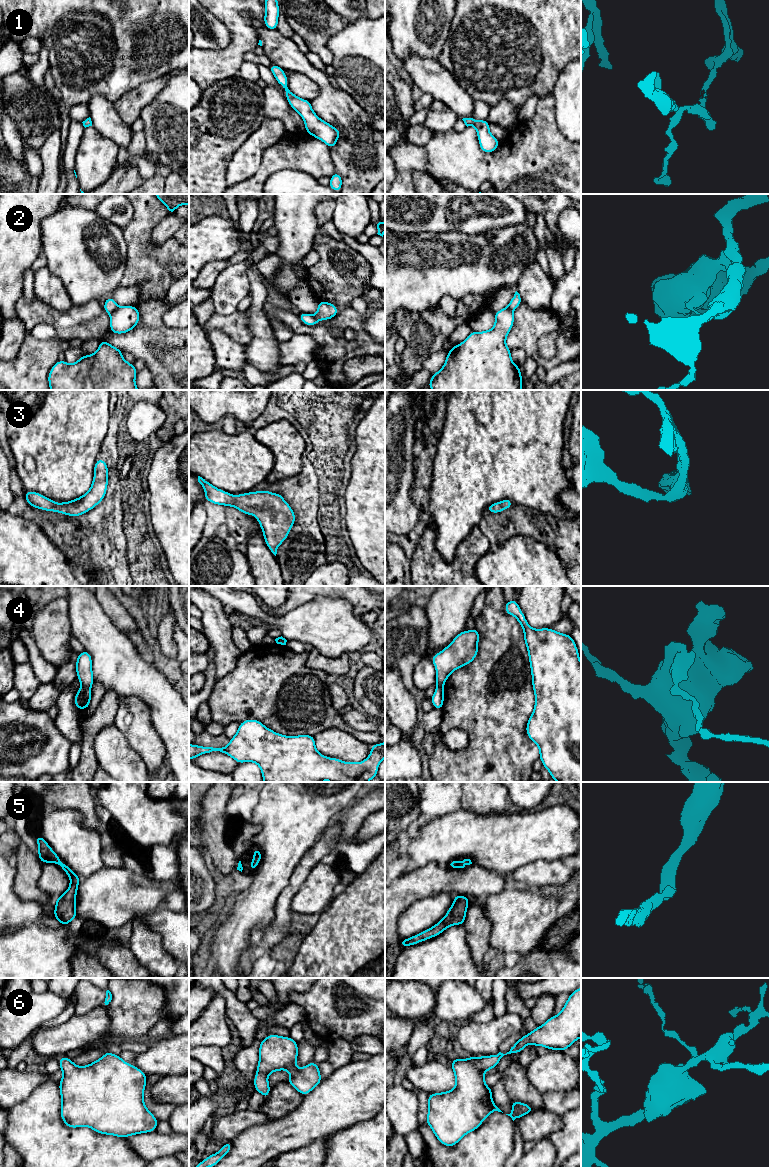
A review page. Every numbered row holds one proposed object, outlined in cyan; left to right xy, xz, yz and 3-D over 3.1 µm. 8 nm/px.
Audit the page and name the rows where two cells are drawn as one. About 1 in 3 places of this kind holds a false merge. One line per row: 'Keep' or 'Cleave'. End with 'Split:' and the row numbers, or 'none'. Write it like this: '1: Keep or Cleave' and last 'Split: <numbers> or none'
1: Keep
2: Cleave
3: Keep
4: Cleave
5: Keep
6: Keep
Split: 2, 4

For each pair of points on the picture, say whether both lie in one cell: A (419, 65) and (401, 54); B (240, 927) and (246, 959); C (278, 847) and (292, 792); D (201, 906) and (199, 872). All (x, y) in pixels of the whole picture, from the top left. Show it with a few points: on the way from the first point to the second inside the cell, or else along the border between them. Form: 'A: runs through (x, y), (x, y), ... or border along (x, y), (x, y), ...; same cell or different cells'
A: border along (429, 57), (407, 55), (401, 61); different cells
B: border along (253, 929), (250, 946), (240, 956), (237, 967); different cells
C: runs through (286, 833), (291, 822), (292, 806); same cell
D: runs through (199, 898), (199, 880); same cell

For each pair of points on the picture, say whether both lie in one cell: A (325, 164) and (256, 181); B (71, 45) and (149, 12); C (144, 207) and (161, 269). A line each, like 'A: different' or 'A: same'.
A: same
B: same
C: same

